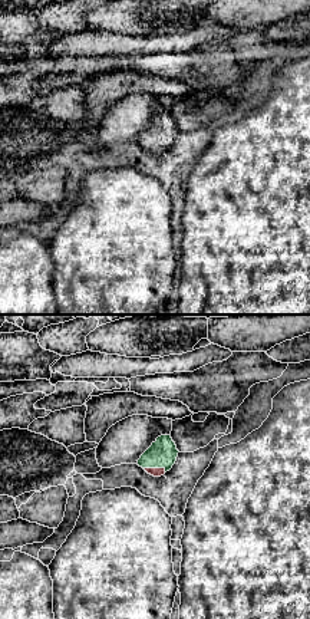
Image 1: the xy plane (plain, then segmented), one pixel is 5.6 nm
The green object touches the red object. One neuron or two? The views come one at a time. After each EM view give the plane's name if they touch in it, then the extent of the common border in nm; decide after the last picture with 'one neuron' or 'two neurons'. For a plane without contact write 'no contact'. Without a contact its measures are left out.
xy | 130 nm

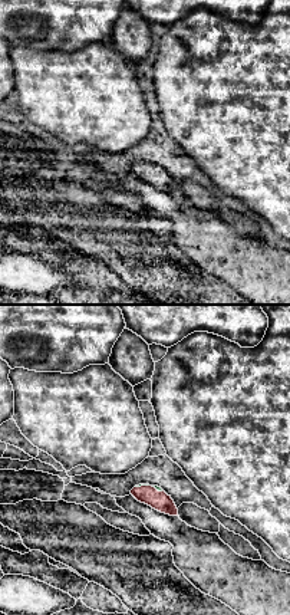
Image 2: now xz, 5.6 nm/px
xz | 80 nm

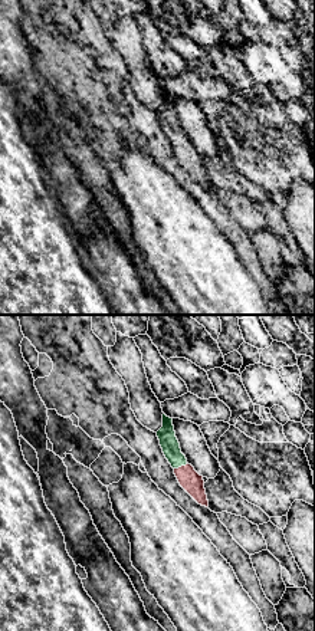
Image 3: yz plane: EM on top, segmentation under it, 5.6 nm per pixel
yz | 90 nm

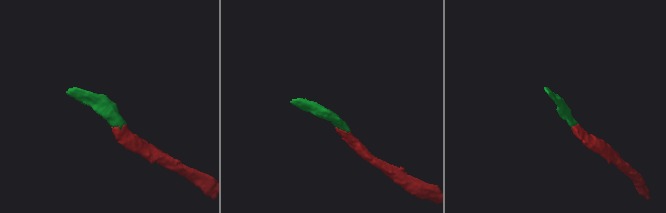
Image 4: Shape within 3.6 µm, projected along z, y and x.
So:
one neuron

